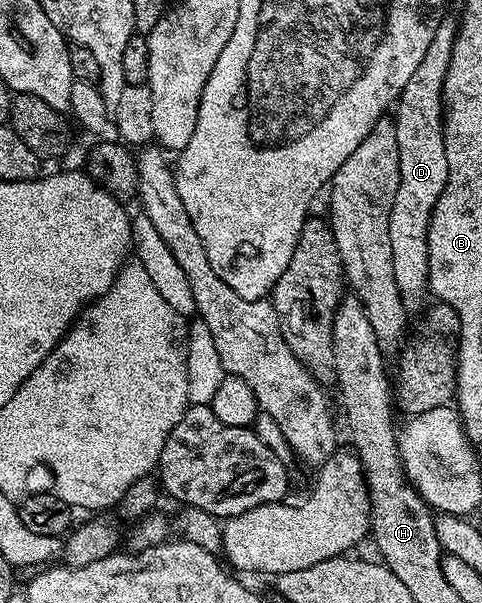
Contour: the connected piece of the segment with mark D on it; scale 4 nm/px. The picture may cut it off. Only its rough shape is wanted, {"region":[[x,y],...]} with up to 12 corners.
{"region":[[442,18],[398,95],[391,261],[406,312],[429,290],[431,215],[447,185]]}

